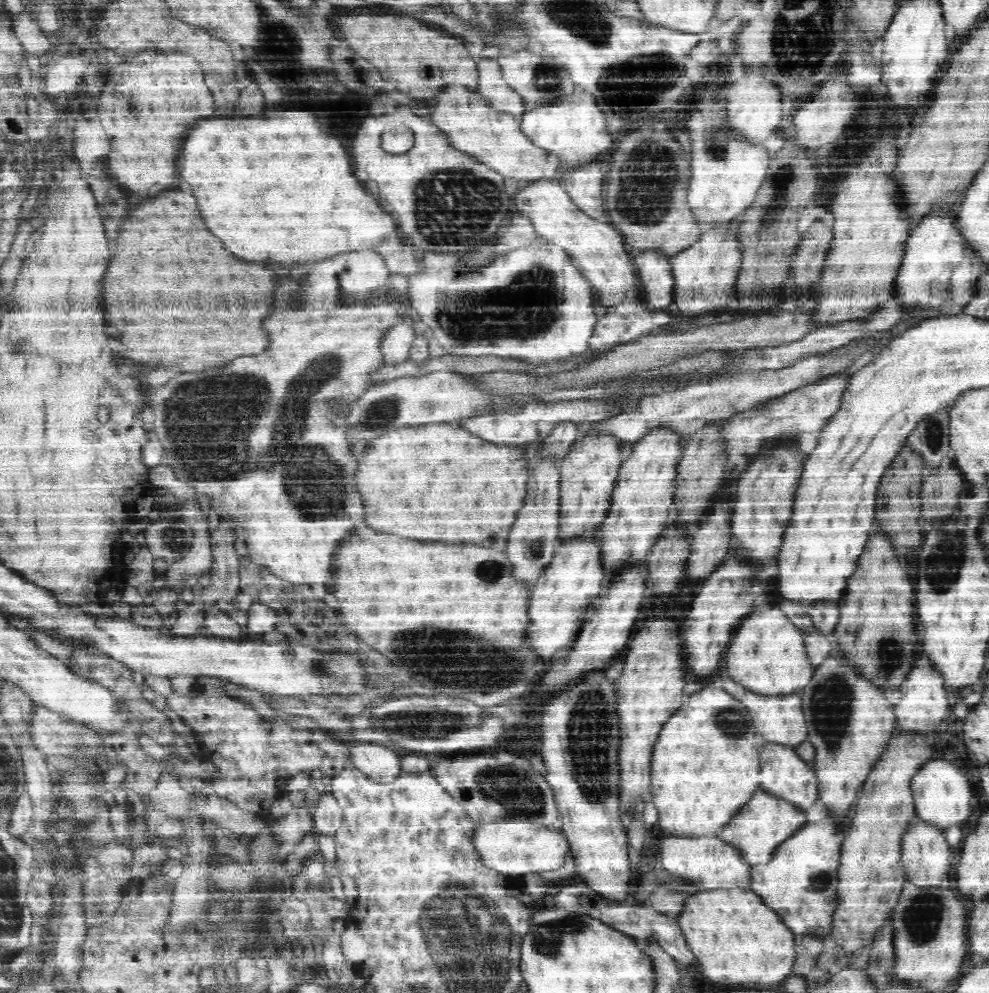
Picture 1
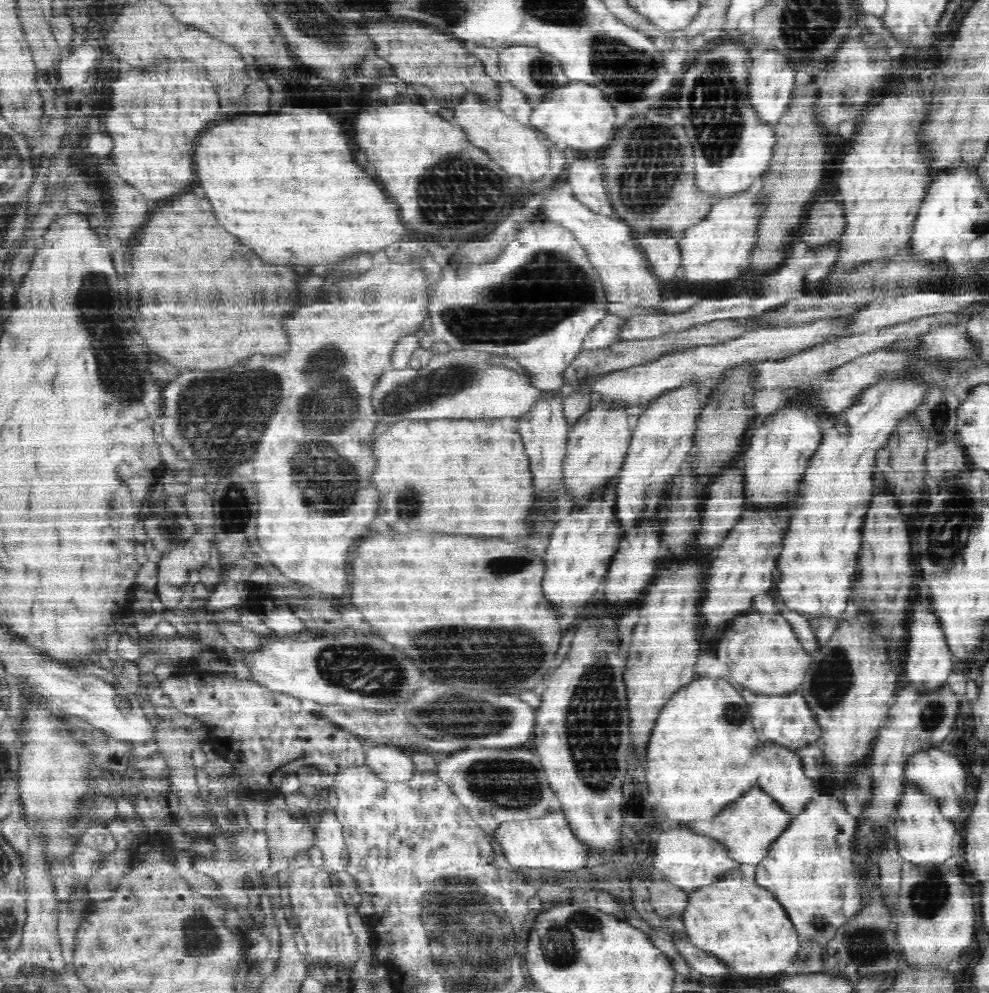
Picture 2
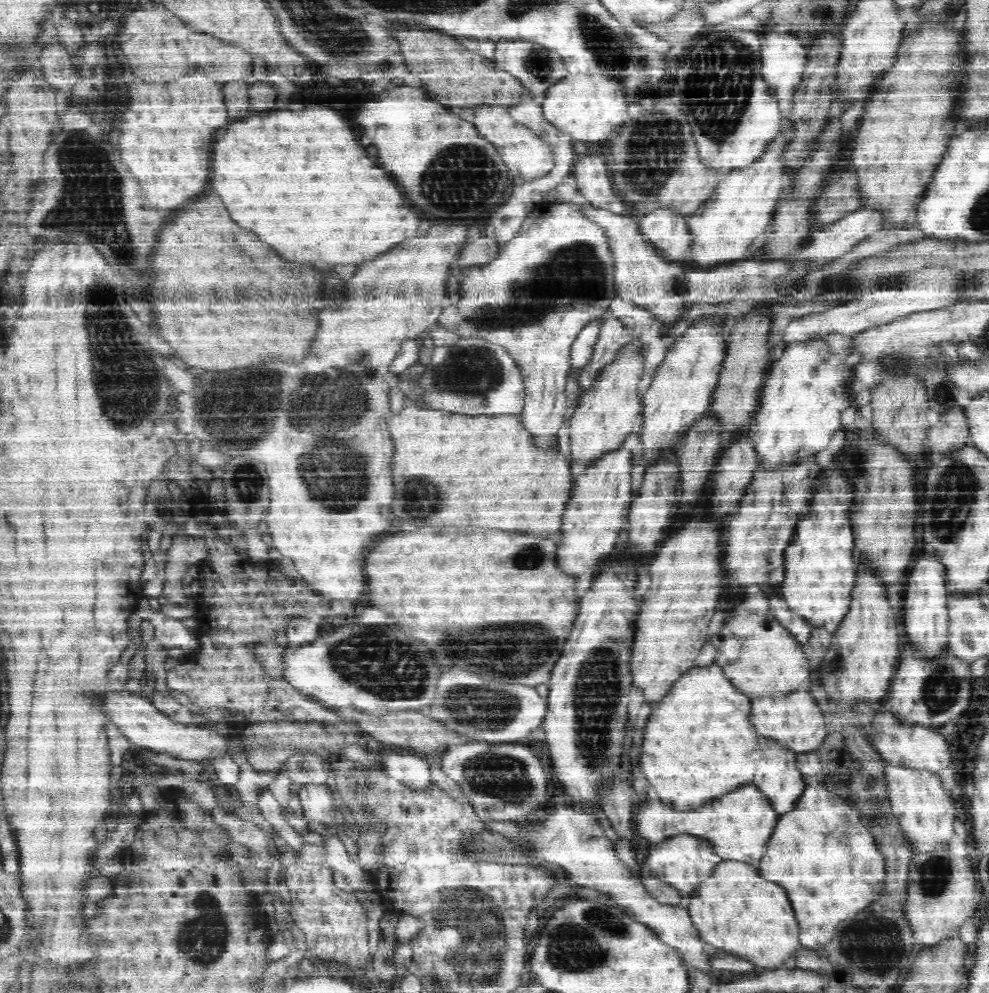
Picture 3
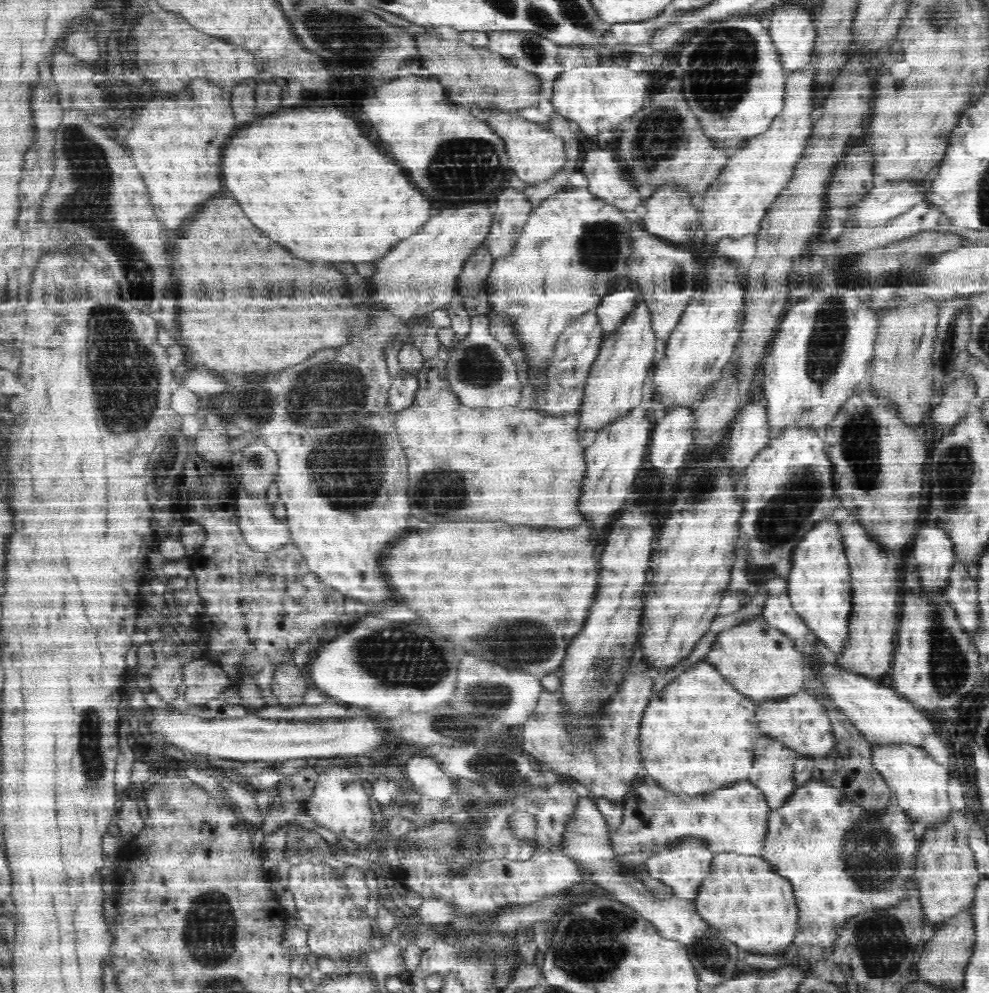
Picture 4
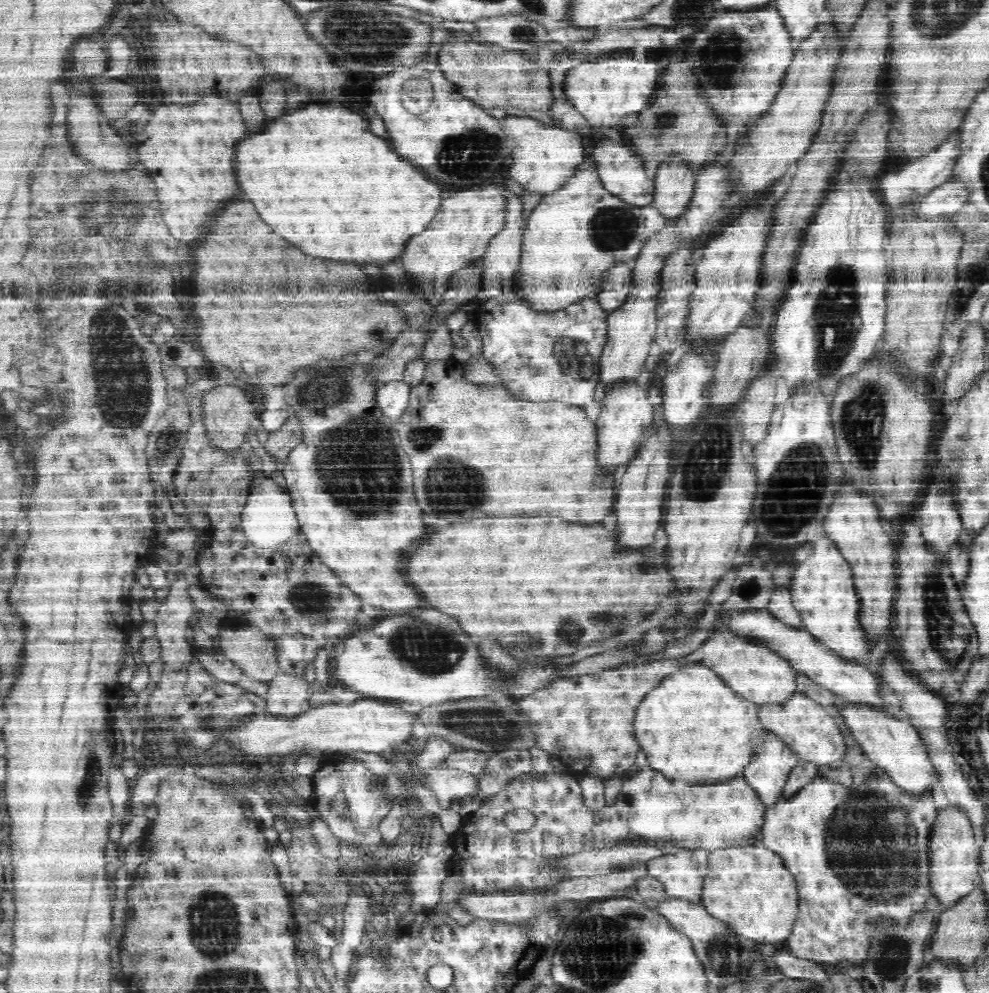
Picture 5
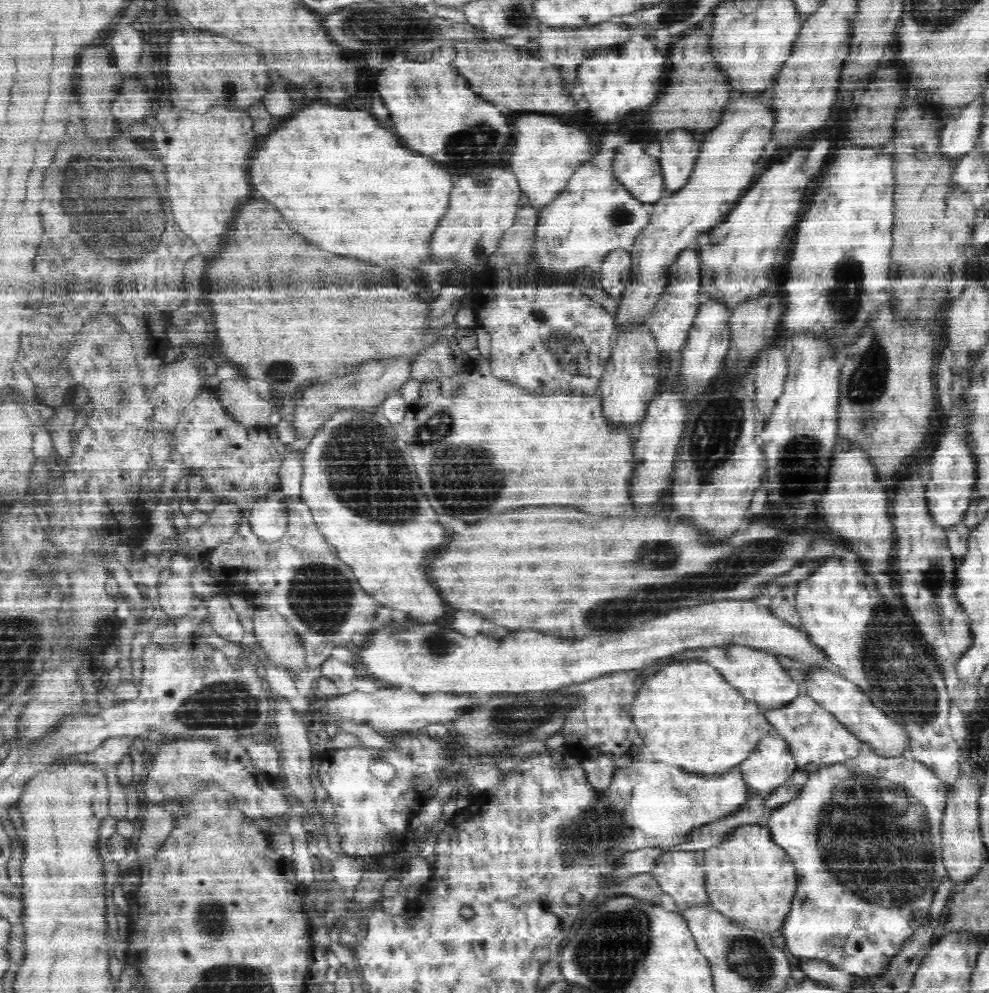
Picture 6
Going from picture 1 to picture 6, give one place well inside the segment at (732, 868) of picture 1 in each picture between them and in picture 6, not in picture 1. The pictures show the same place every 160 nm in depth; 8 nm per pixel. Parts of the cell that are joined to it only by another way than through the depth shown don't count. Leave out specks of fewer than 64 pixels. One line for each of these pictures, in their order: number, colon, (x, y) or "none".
2: (690, 861)
3: (685, 862)
4: (683, 868)
5: (682, 874)
6: (680, 873)

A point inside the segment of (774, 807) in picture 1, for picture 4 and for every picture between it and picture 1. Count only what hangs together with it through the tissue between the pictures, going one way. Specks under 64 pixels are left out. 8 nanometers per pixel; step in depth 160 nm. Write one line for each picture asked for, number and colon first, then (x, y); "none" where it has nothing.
2: (748, 827)
3: (738, 825)
4: (734, 819)

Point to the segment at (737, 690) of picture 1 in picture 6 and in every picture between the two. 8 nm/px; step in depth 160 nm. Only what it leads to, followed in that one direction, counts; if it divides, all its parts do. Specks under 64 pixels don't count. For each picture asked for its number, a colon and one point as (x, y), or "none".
2: (787, 720)
3: (796, 720)
4: (799, 721)
5: (808, 728)
6: (816, 738)

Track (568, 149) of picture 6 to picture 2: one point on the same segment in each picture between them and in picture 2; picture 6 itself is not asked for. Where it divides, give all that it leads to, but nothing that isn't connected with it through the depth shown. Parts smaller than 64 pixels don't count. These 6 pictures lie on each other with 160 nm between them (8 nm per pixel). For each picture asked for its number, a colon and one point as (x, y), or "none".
2: (519, 149)
3: (527, 155)
4: (538, 155)
5: (545, 157)

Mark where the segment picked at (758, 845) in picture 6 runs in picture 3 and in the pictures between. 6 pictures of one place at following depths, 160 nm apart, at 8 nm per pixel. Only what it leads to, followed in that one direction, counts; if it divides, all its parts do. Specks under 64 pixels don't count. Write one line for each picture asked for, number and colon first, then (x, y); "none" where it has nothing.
3: (738, 910)
4: (744, 897)
5: (748, 887)

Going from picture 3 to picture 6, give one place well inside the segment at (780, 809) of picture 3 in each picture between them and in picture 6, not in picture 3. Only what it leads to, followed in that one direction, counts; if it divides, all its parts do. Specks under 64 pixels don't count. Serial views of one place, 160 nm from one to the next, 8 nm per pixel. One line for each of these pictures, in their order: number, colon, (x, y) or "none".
4: (773, 774)
5: (767, 772)
6: (771, 763)

